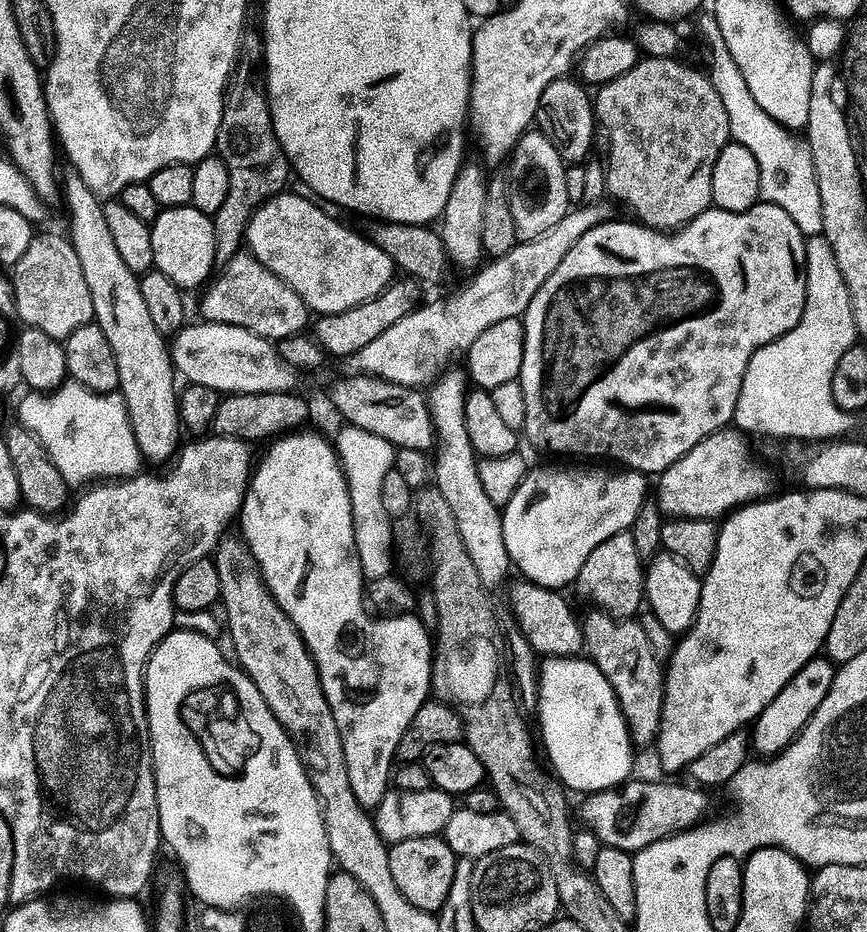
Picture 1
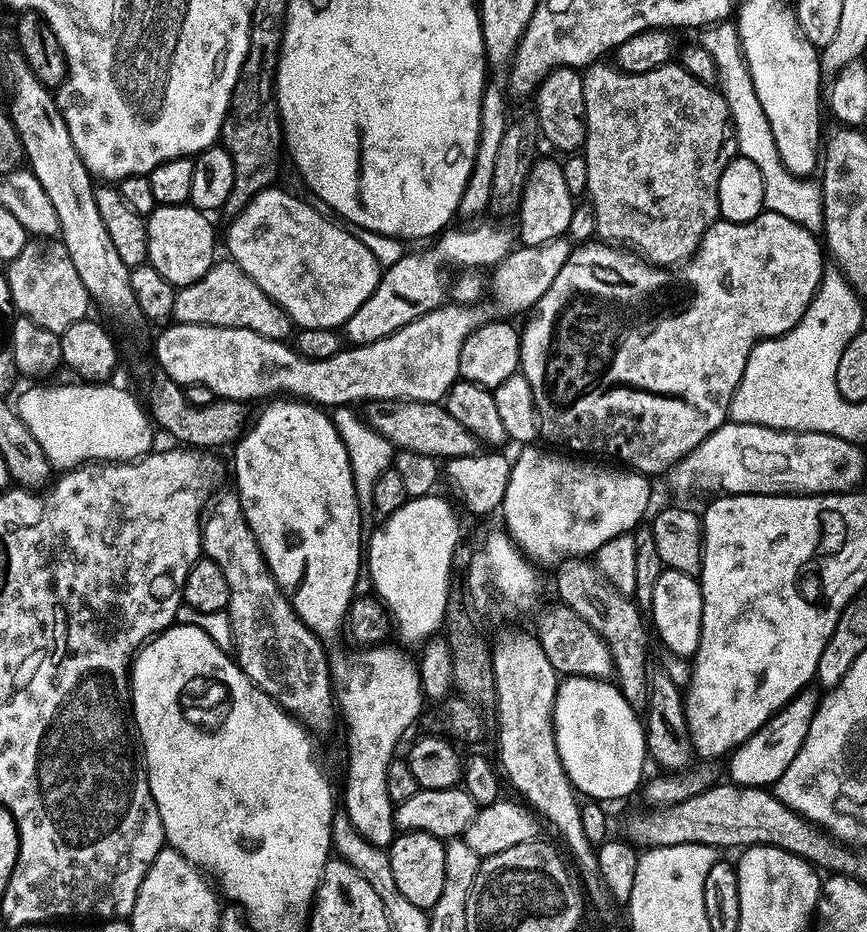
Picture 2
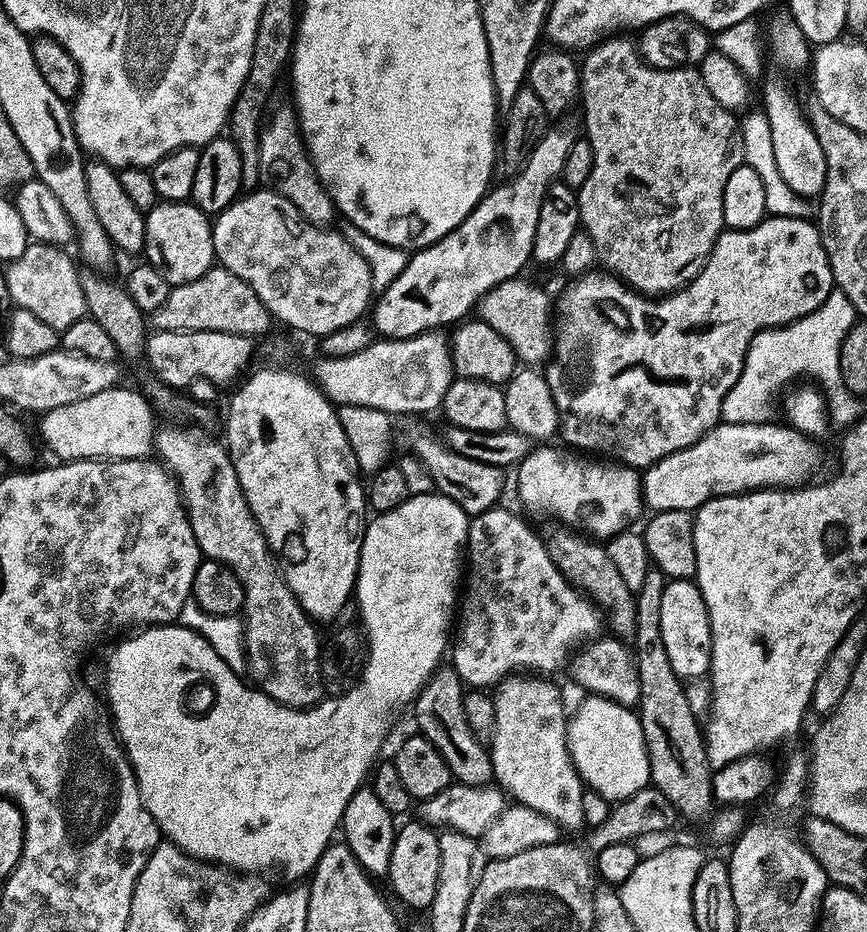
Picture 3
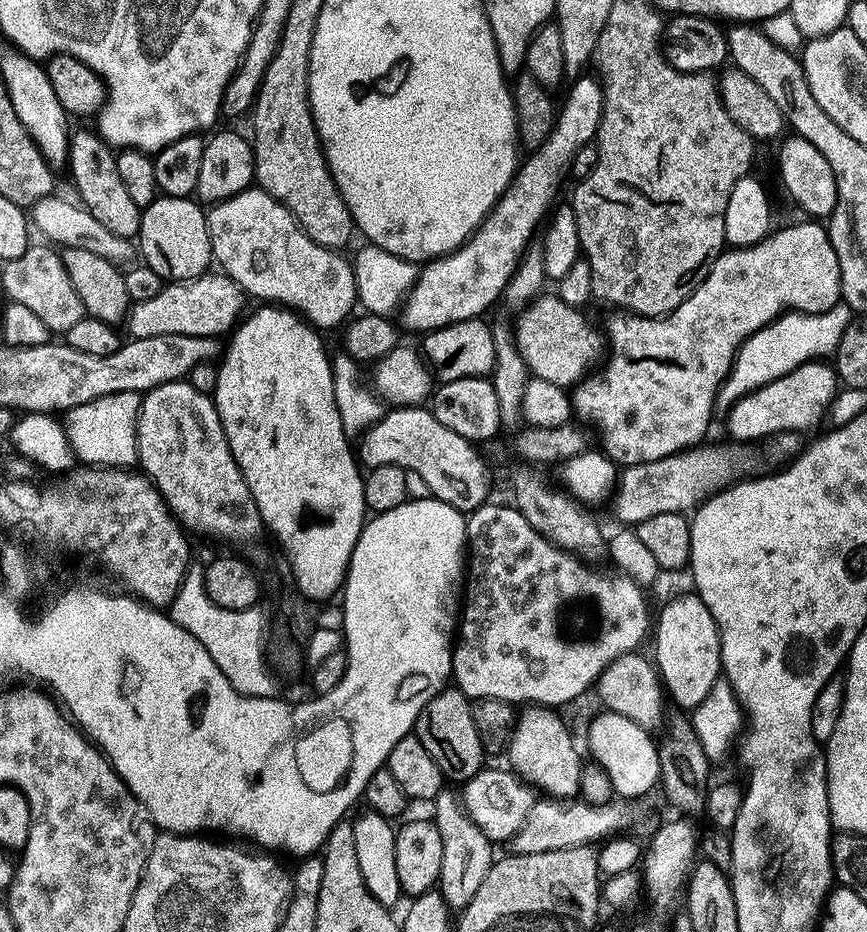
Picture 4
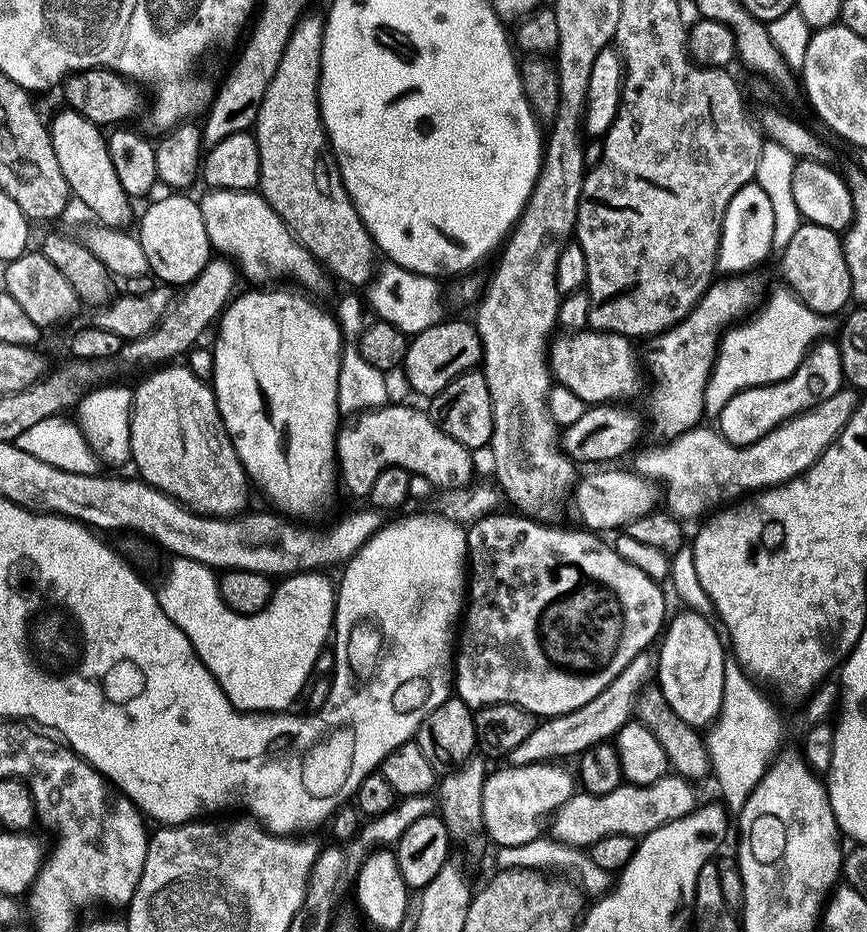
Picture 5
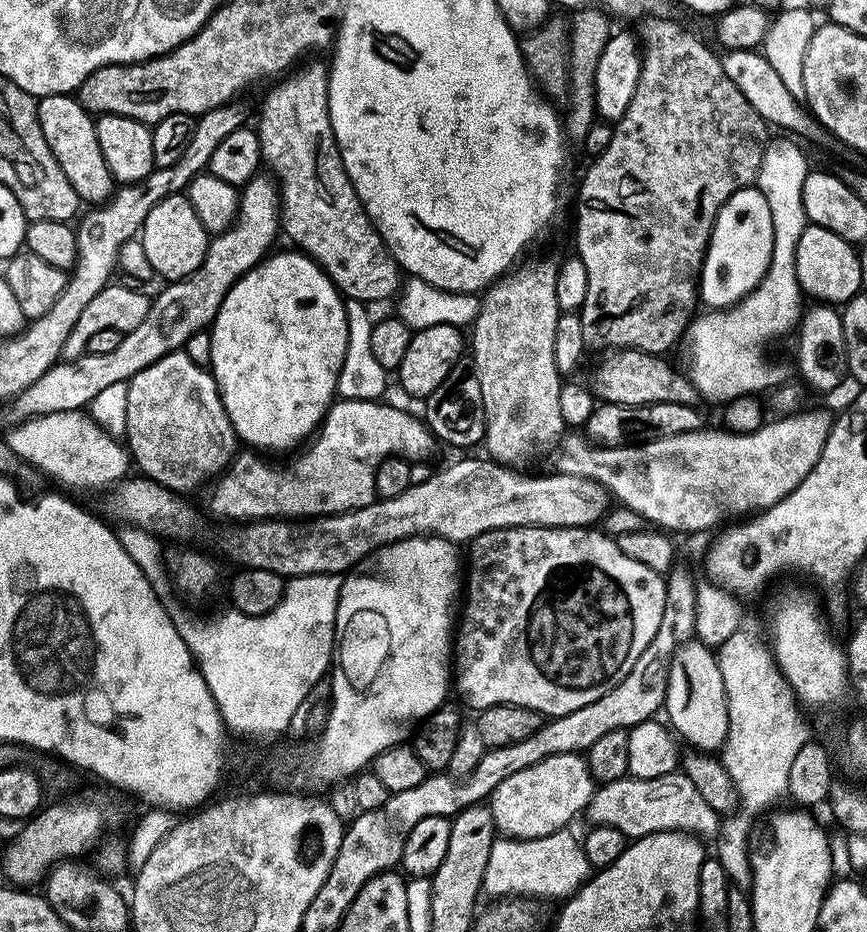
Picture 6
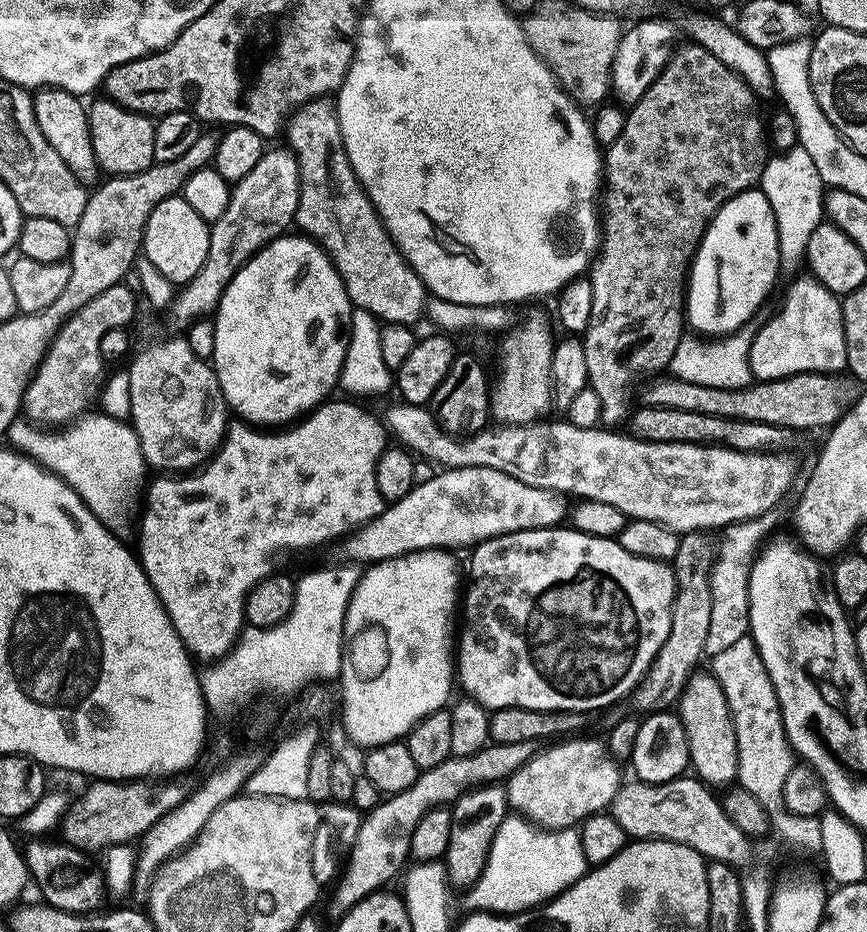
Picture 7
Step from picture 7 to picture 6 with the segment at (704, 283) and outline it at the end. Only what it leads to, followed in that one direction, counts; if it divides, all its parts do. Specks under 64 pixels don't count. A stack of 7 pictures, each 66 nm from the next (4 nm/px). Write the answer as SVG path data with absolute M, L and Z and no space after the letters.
M759 187L744 189L744 217L737 228L717 226L708 243L708 257L704 259L704 271L698 281L698 292L712 310L728 310L755 292L766 278L774 254L774 214L770 202L761 194Z

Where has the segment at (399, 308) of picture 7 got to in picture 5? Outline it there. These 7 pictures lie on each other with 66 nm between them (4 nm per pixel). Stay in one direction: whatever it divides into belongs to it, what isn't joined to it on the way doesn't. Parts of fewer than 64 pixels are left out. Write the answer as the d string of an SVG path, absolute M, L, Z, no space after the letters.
M305 15L297 24L286 46L286 54L282 54L282 66L278 66L278 74L274 74L270 90L266 90L266 102L262 102L262 114L258 114L258 122L254 129L258 154L262 158L258 191L264 201L282 218L282 222L286 222L292 235L311 256L324 265L335 279L337 276L342 283L349 284L352 287L349 289L360 290L356 288L363 289L374 279L372 263L375 262L376 256L378 257L378 249L346 190L340 167L336 165L336 153L332 151L332 144L328 141L328 131L324 128L320 109L320 71L326 20L323 15L312 15Z

